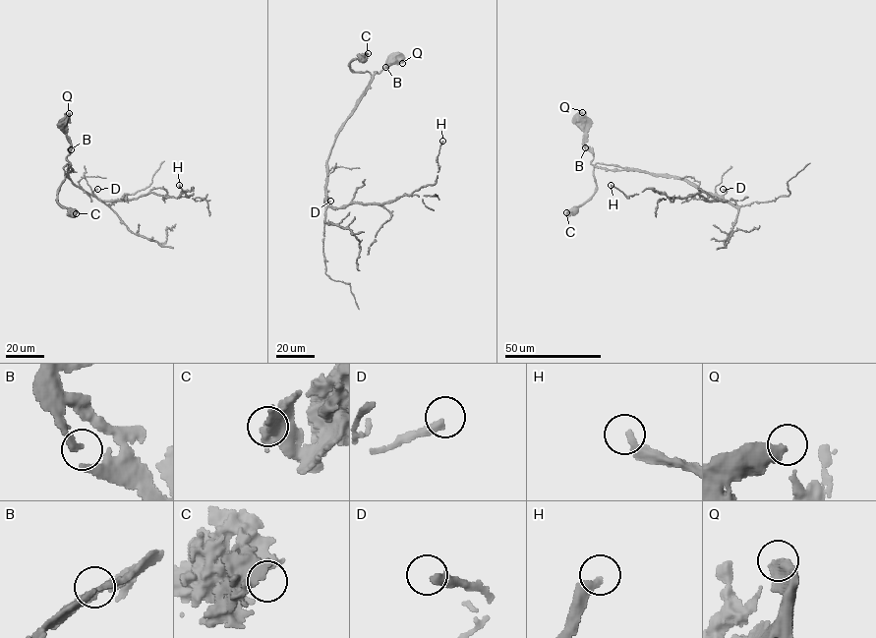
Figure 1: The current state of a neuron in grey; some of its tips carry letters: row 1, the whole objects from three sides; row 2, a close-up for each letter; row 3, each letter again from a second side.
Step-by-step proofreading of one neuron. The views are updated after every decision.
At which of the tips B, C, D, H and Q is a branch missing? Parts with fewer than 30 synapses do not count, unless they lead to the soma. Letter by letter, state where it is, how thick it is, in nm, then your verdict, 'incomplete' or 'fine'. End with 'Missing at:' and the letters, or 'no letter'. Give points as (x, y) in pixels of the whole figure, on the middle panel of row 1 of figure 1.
B: at (385, 67); 240 nm thick; fine
C: at (368, 53); 420 nm thick; fine
D: at (330, 201); 320 nm thick; fine
H: at (442, 141); 300 nm thick; fine
Q: at (402, 63); 440 nm thick; fine
Missing at: no letter

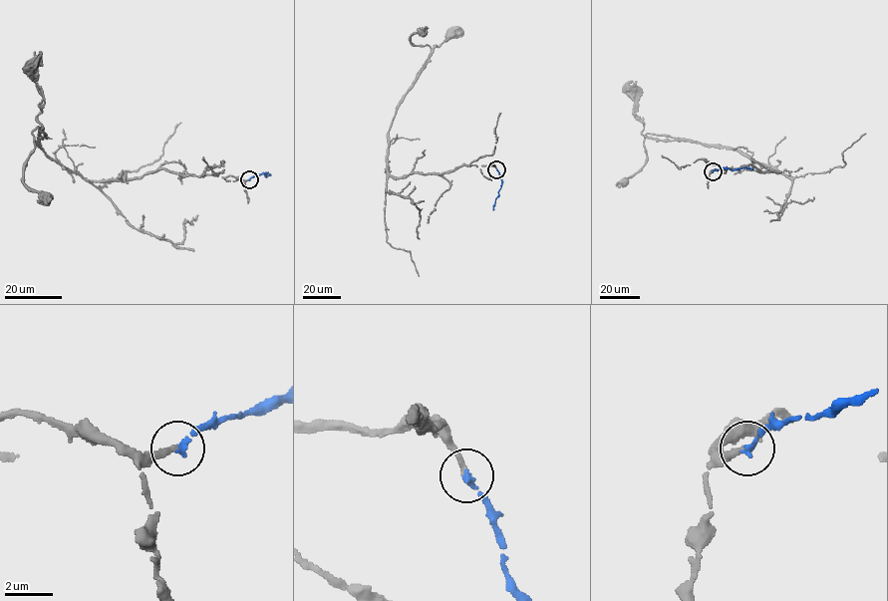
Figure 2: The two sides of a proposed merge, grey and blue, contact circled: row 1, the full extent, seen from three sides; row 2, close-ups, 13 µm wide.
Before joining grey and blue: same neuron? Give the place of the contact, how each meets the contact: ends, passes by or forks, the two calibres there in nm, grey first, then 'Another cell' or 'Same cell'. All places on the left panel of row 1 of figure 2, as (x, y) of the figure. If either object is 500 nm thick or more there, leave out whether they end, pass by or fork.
Place: (249, 179). At the ring grey ends. At the ring blue ends. Thickness 220 nm (grey) against 240 nm. Same cell

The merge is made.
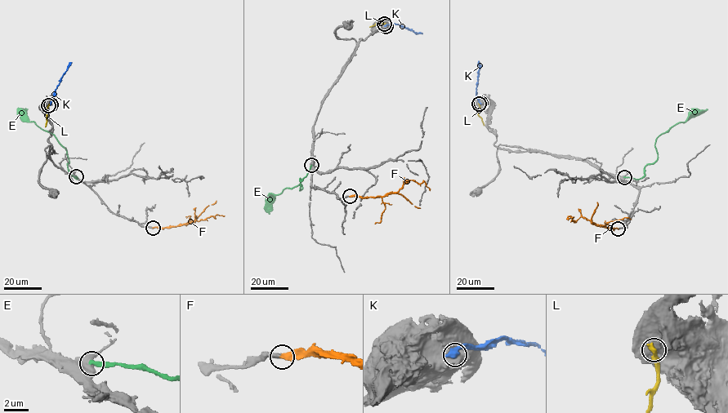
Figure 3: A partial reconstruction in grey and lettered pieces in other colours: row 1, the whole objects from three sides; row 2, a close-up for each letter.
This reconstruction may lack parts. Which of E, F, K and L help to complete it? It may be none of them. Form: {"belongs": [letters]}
{"belongs": ["F"]}

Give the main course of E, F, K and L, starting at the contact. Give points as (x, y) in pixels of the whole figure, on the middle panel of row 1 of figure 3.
E: (311, 165), (305, 175), (300, 179), (299, 190), (301, 189), (301, 184), (284, 188), (275, 195), (269, 214)
F: (349, 196), (386, 196), (401, 188), (404, 180), (413, 180), (419, 184), (424, 181), (430, 190)
K: (386, 25), (397, 24), (422, 33)
L: (384, 23), (377, 22), (369, 27)

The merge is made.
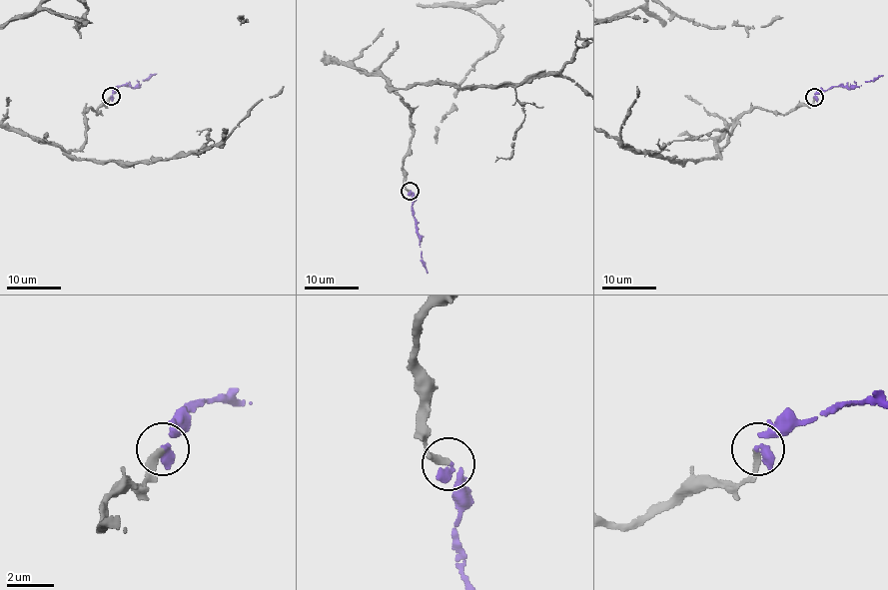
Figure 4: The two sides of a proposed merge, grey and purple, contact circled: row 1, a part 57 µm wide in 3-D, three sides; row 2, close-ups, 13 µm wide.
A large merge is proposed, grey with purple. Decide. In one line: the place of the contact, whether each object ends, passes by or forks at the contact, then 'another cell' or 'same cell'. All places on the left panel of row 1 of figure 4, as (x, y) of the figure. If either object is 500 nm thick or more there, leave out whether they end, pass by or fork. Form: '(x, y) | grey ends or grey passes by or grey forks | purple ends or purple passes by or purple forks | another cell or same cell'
(111, 96) | grey ends | purple ends | same cell

